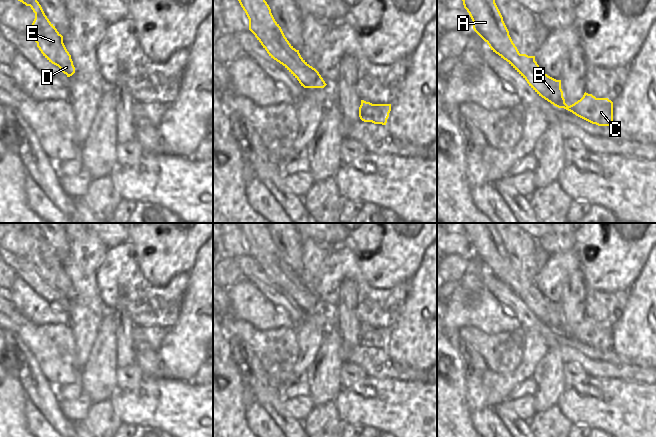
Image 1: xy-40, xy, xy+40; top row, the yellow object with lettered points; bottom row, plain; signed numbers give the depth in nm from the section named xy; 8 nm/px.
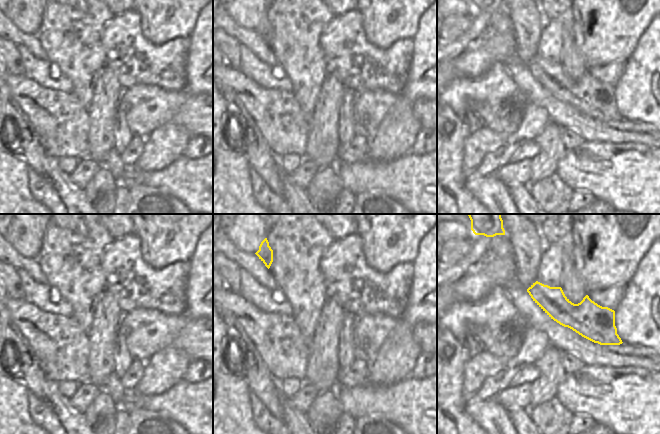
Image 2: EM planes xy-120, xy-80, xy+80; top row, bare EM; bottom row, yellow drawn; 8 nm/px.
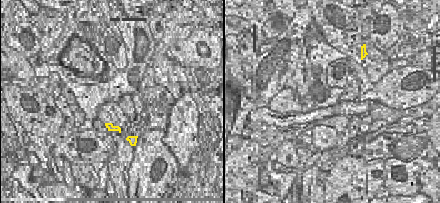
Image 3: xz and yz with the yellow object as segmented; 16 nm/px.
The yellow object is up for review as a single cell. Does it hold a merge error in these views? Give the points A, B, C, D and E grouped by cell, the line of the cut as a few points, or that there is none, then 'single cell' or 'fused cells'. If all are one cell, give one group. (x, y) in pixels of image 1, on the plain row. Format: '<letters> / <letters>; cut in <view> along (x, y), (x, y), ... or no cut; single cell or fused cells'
A B C D E; no cut; single cell

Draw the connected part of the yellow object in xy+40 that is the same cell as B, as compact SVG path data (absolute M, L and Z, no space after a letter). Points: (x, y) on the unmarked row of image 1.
M462 223L464 232L473 245L474 255L489 269L491 274L506 284L542 322L558 332L564 332L576 340L598 350L613 350L613 326L608 322L596 322L584 317L583 321L568 330L563 321L561 304L548 300L535 285L535 280L520 278L513 267L503 241L495 227L495 223Z

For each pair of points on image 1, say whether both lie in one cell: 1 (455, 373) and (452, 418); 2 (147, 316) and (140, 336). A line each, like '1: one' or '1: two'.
1: one
2: two

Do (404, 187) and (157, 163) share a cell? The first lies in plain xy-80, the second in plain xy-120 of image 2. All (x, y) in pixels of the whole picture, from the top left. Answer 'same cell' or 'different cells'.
different cells

